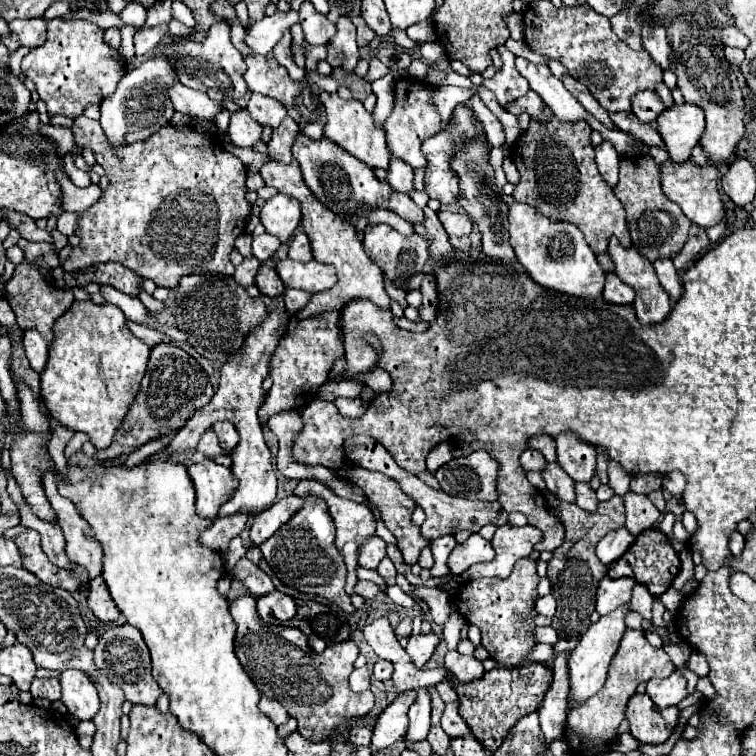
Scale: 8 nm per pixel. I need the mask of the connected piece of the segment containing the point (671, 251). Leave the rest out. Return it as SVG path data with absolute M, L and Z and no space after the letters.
M650 154L620 160L620 182L614 188L614 194L624 204L632 244L642 256L654 262L658 258L674 258L684 248L692 222L662 194L660 164L656 164Z

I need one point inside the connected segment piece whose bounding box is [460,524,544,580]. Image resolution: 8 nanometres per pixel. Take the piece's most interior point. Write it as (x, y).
(511, 543)

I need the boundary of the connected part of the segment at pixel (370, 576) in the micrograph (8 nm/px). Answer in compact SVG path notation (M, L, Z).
M358 566L358 578L360 578L360 580L372 580L372 582L376 583L381 590L387 588L384 579L376 572L376 570L364 570L364 568Z

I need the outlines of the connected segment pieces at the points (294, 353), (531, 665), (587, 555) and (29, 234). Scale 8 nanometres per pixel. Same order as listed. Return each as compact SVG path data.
M270 160L270 162L266 162L260 168L260 176L262 176L262 180L264 180L266 186L276 188L278 192L288 194L288 196L296 198L302 204L302 228L308 234L314 260L316 262L322 262L322 264L328 264L328 266L334 266L336 276L338 276L336 286L332 286L328 292L312 294L312 298L306 304L306 308L290 316L290 322L288 322L288 330L284 334L284 340L280 340L280 344L276 348L276 354L272 354L272 360L270 360L272 362L272 370L268 372L268 376L272 374L272 382L274 384L268 390L268 394L264 396L264 402L262 402L260 410L258 410L260 420L268 420L276 412L296 410L296 408L302 408L302 406L310 404L316 398L318 388L328 380L328 374L330 374L334 362L340 360L340 358L344 358L344 340L340 336L340 314L342 314L342 308L346 304L350 304L354 300L370 300L378 308L386 308L388 310L390 304L392 304L392 298L384 290L384 274L382 274L382 270L370 258L366 258L364 248L362 248L362 242L356 238L356 228L350 226L348 218L336 218L336 214L328 214L328 210L324 210L324 206L320 206L320 202L316 202L316 198L312 198L312 192L304 186L304 180L302 180L302 174L300 174L300 168L298 168L298 162L296 160L290 162L290 164L282 164L282 162Z
M528 662L516 668L494 668L486 672L480 682L460 684L454 688L460 700L460 716L470 726L474 738L488 750L498 750L510 728L530 712L536 712L542 704L544 690L552 682L552 670L540 662Z
M544 490L546 498L558 500L558 512L560 512L560 522L566 528L566 540L560 546L560 550L554 552L552 560L548 562L548 580L552 582L552 596L556 598L558 610L556 616L552 618L552 628L558 632L558 638L568 640L568 638L580 638L588 626L590 626L590 614L594 612L594 602L596 602L596 588L602 576L606 576L608 568L596 558L594 546L612 530L618 530L624 526L624 502L620 496L614 496L606 502L598 502L596 512L586 512L574 502L560 500L556 494Z
M4 212L4 218L10 220L10 224L14 228L18 228L20 236L24 240L34 240L34 242L52 242L52 236L48 234L48 230L40 230L36 226L36 222L32 218L28 218L26 214L20 214L20 212Z

